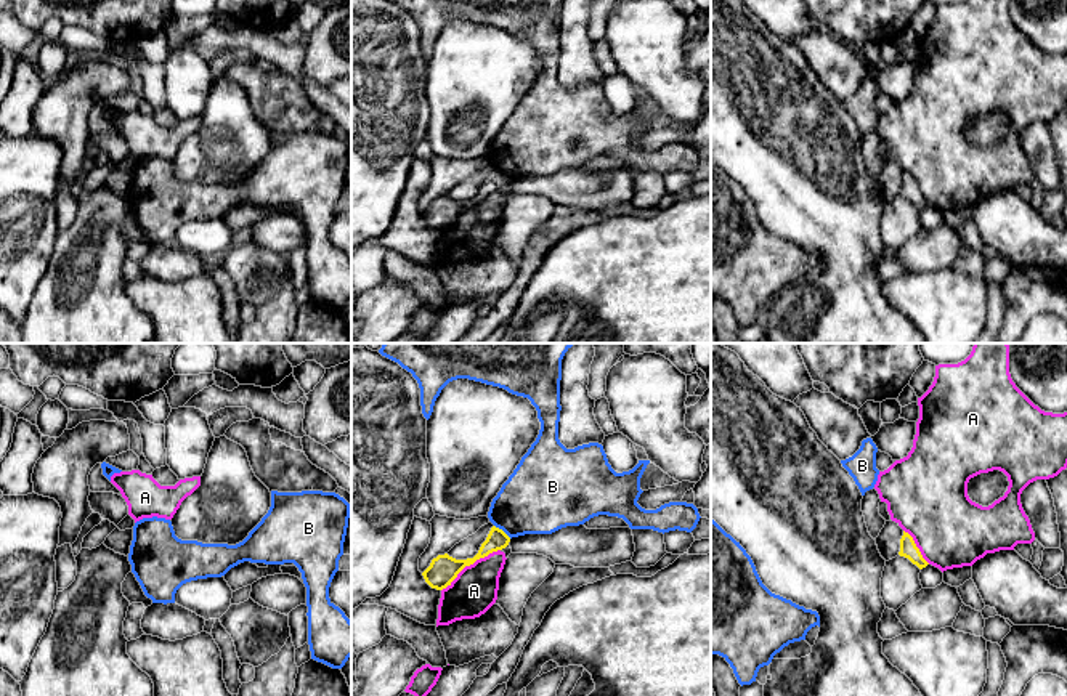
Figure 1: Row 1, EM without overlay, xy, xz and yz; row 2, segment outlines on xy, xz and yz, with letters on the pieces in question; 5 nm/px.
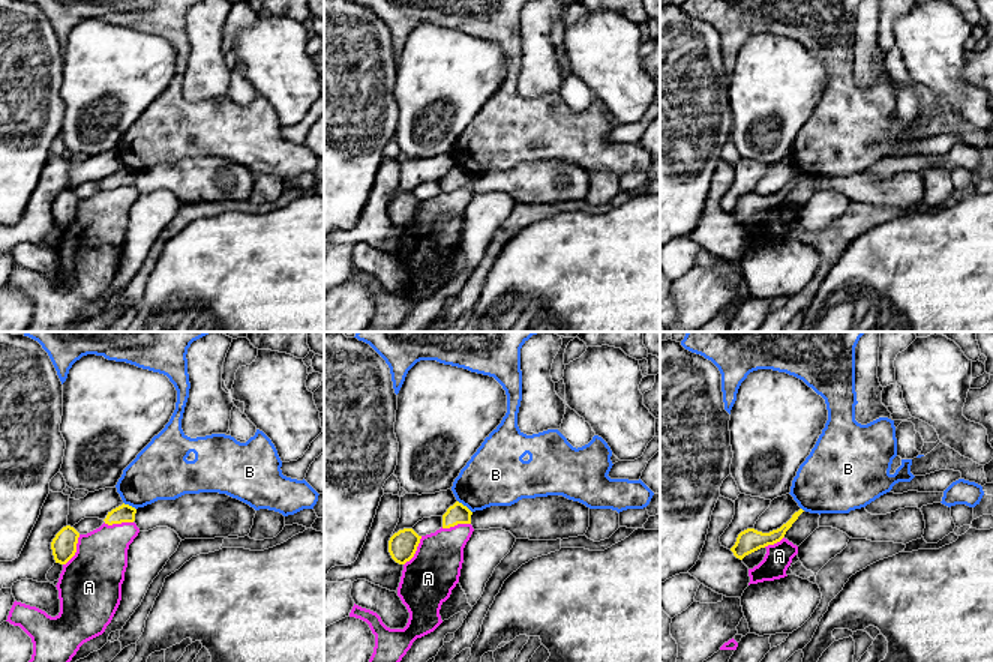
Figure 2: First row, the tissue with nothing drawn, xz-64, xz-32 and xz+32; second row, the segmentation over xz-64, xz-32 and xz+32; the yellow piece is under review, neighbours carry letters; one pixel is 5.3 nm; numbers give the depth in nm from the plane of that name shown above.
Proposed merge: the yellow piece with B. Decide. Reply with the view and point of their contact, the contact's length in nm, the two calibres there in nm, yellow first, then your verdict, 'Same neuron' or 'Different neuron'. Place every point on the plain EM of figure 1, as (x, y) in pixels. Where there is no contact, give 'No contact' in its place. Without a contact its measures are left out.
Touches yellow at xz (501, 170). Shared border 110 nm. Thickness 100 nm (yellow) against 360 nm. Different neuron

